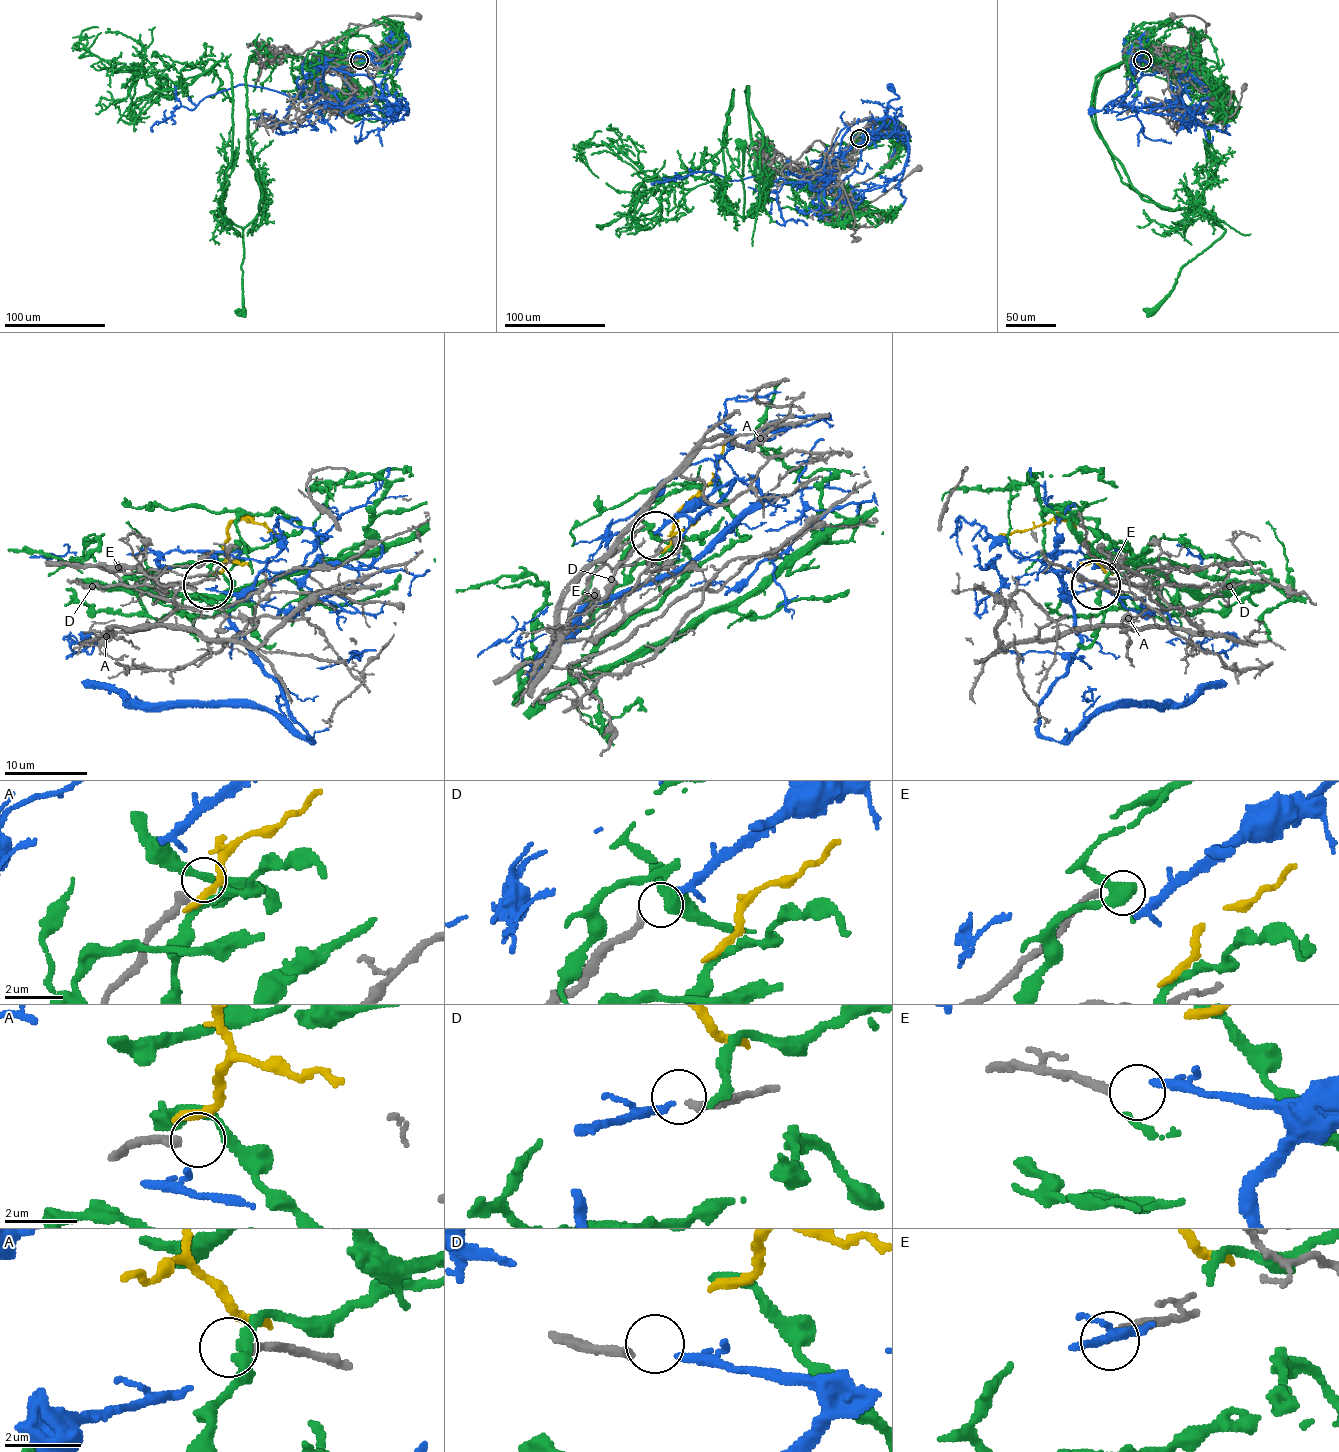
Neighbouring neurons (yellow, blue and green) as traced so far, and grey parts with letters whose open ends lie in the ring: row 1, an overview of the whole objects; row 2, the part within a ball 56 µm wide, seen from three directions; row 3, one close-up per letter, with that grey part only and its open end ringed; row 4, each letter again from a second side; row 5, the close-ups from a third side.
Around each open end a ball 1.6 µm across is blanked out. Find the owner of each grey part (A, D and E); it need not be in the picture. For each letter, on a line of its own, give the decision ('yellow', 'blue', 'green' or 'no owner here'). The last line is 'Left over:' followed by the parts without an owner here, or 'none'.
A: no owner here
D: blue
E: no owner here
Left over: A, E

